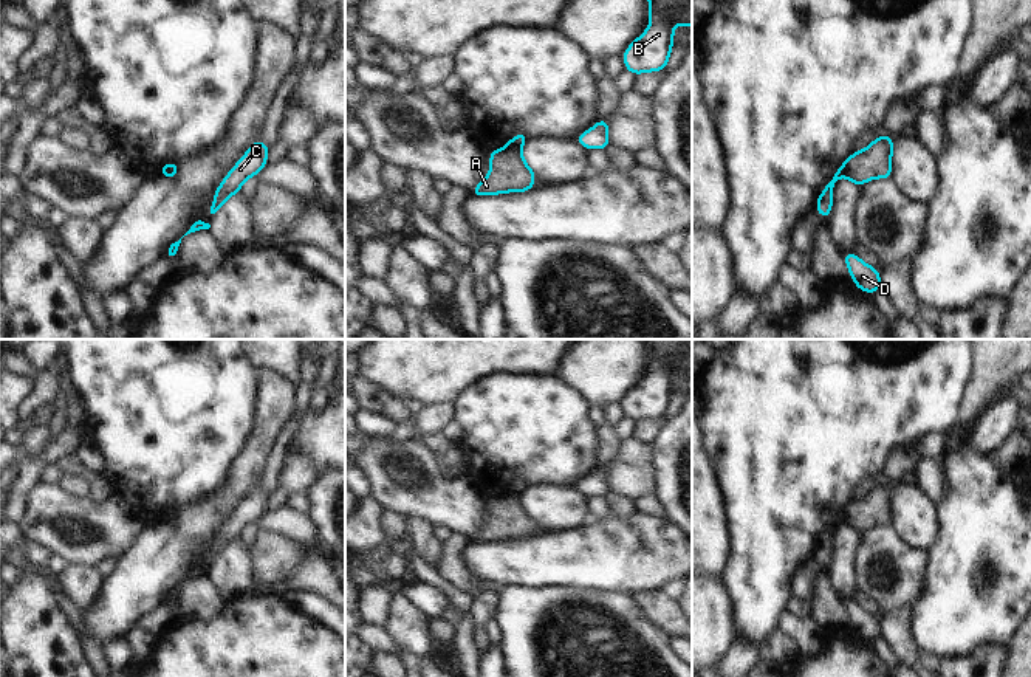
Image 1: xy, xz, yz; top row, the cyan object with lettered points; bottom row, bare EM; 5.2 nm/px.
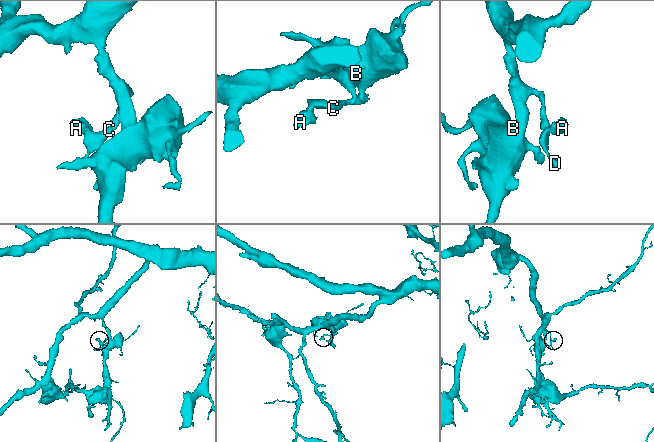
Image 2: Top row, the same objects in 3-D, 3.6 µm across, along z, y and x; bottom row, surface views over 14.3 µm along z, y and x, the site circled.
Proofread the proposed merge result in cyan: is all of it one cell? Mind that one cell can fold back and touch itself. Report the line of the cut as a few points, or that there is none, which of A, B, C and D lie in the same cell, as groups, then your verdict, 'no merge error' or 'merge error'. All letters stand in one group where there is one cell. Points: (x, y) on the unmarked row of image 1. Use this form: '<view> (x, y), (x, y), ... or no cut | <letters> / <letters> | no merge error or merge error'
xz (510, 488), (519, 493) | A / B C D | merge error

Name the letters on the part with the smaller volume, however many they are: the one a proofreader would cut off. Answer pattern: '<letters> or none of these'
A

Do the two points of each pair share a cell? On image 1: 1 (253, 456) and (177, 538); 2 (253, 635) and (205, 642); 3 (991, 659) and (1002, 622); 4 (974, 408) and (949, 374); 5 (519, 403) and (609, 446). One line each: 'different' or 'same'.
1: same
2: same
3: different
4: different
5: different

